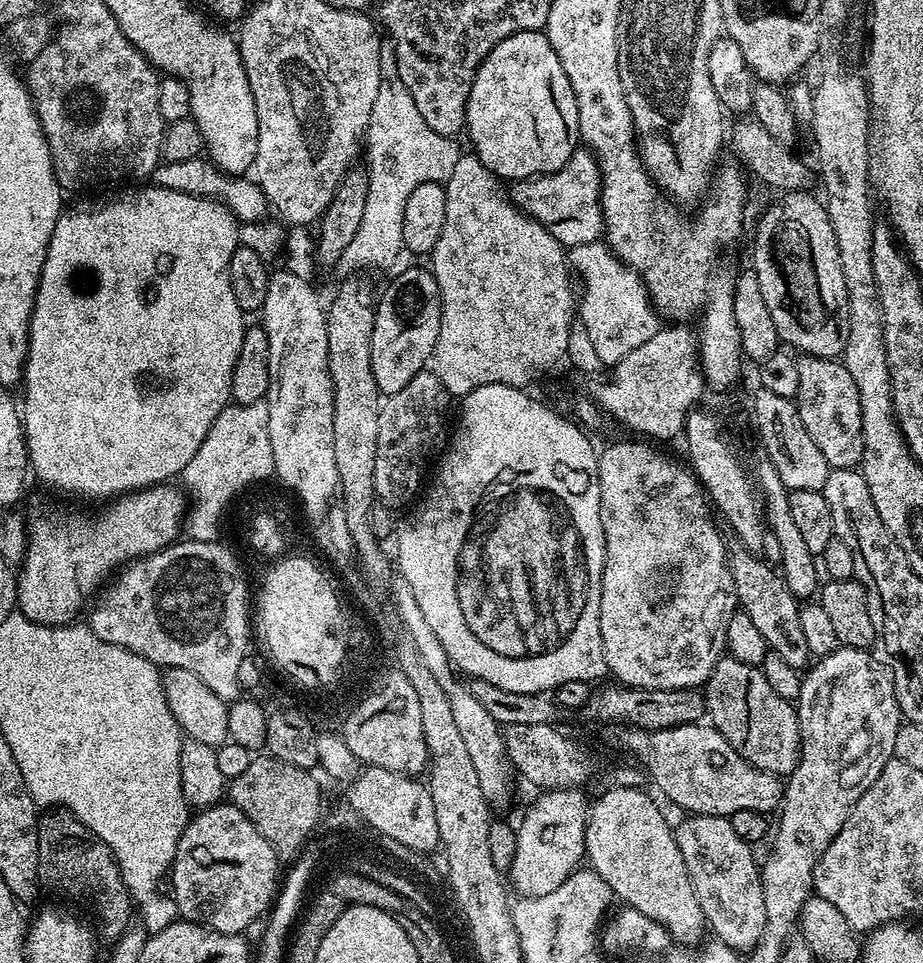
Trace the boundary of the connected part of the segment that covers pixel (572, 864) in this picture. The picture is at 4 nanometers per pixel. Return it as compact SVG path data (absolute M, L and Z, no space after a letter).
M557 788L555 790L544 790L539 793L540 797L529 806L524 812L524 821L518 824L516 828L516 837L518 838L518 850L514 854L514 862L510 869L510 884L520 891L521 897L541 896L542 894L551 894L554 890L558 890L558 886L562 886L562 882L566 882L566 878L570 878L570 874L577 871L581 867L582 861L585 859L584 839L586 838L586 826L588 825L588 809L590 807L589 797L584 797L585 793L579 788Z

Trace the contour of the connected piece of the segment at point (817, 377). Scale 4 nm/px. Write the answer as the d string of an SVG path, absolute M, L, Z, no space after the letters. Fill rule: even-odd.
M801 355L797 359L798 401L802 426L814 438L814 446L822 450L829 469L856 468L862 458L862 402L858 402L858 386L850 378L850 370L836 358Z

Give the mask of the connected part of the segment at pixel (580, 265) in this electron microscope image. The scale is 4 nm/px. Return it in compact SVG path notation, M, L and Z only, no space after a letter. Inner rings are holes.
M602 242L579 244L567 249L567 254L573 273L579 283L584 283L584 292L582 288L578 296L578 319L585 324L595 353L605 366L617 364L632 350L638 350L642 342L650 342L658 331L658 317L640 275L627 268Z

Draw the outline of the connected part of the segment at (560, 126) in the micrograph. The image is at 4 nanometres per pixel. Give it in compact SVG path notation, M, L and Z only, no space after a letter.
M543 31L516 32L510 38L498 42L494 50L482 62L470 86L470 98L466 106L466 136L472 139L471 151L497 178L504 182L528 180L531 176L545 176L562 170L581 143L578 126L578 102Z

